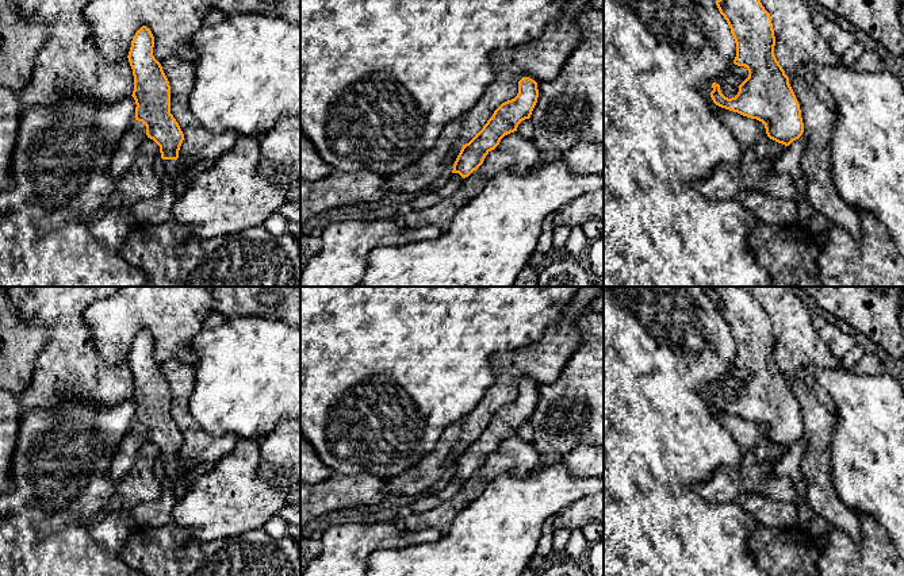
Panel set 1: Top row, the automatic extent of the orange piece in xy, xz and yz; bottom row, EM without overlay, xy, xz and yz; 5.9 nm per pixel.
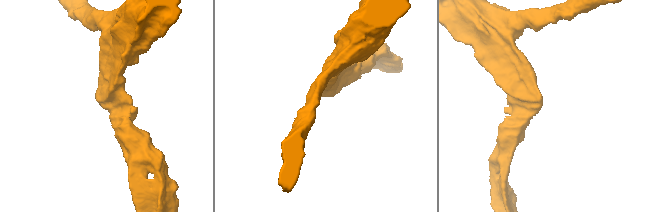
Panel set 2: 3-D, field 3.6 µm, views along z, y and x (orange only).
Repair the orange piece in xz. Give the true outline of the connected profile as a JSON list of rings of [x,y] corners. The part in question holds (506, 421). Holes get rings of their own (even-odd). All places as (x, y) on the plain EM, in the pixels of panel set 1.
[[[522,380],[518,384],[517,399],[502,406],[483,431],[468,446],[463,448],[452,476],[459,476],[466,481],[476,473],[505,438],[517,434],[518,427],[530,421],[537,400],[537,385],[529,380]]]

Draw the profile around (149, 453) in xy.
[[[146,441],[137,454],[133,469],[120,480],[119,489],[107,511],[131,511],[141,502],[160,498],[162,488],[152,472],[154,462],[160,458],[160,449],[153,442]]]

